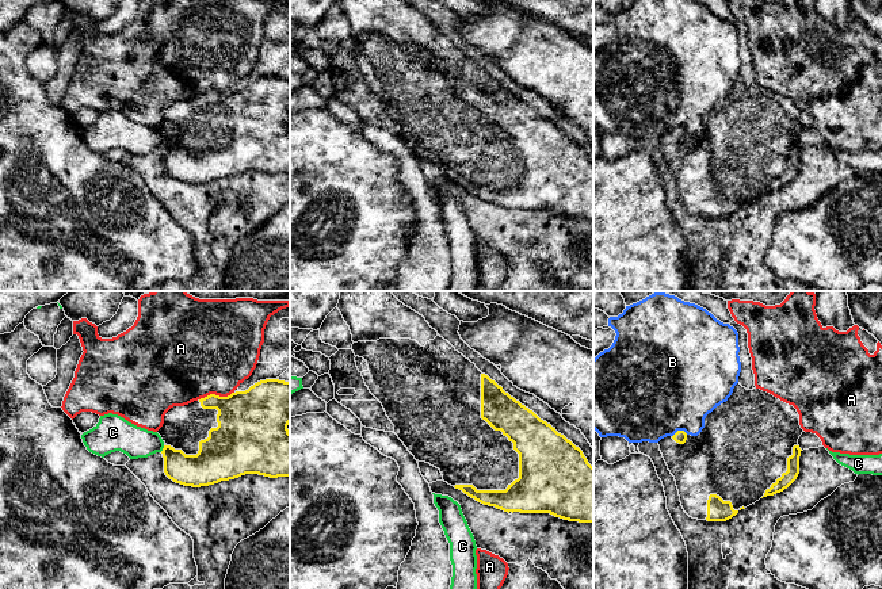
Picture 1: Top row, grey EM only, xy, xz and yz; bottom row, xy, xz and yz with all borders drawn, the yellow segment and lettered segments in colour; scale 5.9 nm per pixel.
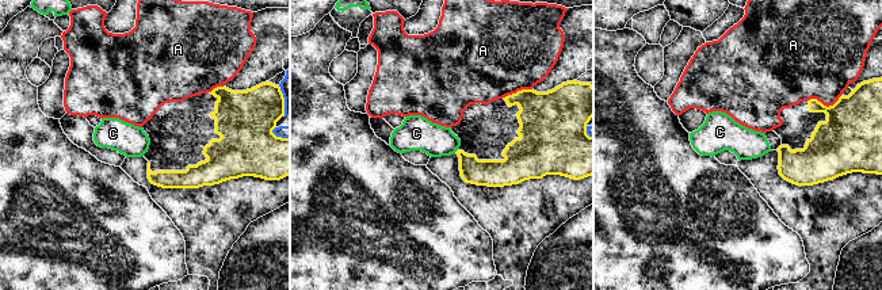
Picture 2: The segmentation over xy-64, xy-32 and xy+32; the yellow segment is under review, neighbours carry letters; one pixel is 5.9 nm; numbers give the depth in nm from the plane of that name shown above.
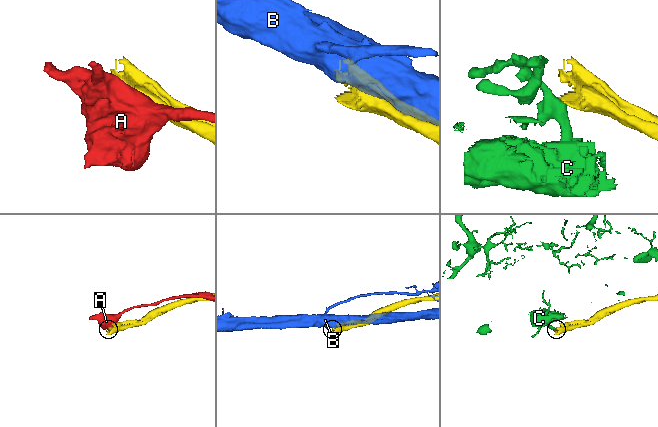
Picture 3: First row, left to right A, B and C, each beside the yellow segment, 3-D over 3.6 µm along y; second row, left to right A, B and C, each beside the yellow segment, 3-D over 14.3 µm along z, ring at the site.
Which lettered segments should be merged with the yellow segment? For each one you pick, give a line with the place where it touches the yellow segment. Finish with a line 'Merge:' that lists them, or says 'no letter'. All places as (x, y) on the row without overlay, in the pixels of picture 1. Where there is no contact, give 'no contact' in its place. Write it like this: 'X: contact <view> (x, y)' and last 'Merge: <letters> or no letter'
Merge: no letter

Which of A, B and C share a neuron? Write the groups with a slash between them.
A / B / C

